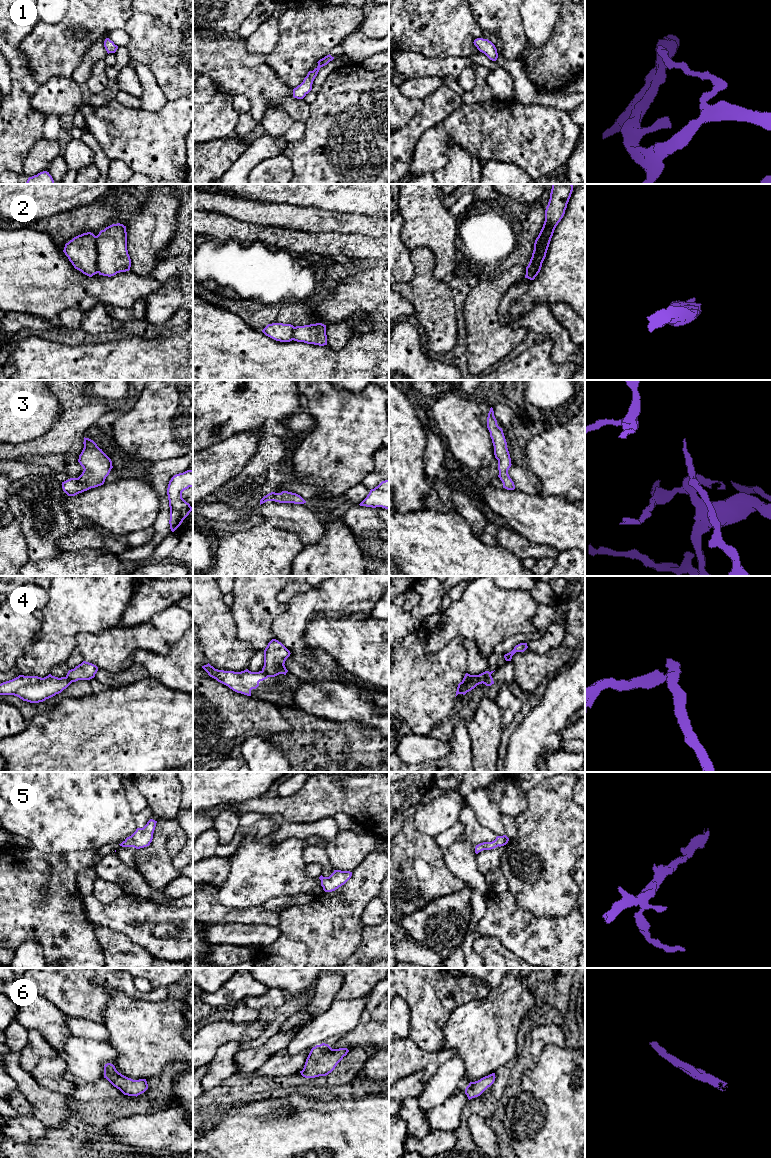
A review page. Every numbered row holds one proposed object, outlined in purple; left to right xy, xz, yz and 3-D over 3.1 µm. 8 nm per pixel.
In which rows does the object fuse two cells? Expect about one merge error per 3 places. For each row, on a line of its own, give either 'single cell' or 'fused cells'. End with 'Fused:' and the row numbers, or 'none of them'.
1: single cell
2: fused cells
3: single cell
4: fused cells
5: single cell
6: single cell
Fused: 2, 4

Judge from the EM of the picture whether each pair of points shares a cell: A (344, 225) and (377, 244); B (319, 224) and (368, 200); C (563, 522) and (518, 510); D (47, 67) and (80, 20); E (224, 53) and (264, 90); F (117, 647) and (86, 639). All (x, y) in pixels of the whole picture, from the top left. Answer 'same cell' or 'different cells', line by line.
A: different cells
B: different cells
C: same cell
D: same cell
E: same cell
F: same cell

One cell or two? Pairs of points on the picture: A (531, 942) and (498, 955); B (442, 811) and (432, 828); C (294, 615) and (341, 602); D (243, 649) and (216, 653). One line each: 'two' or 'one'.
A: two
B: one
C: one
D: one

